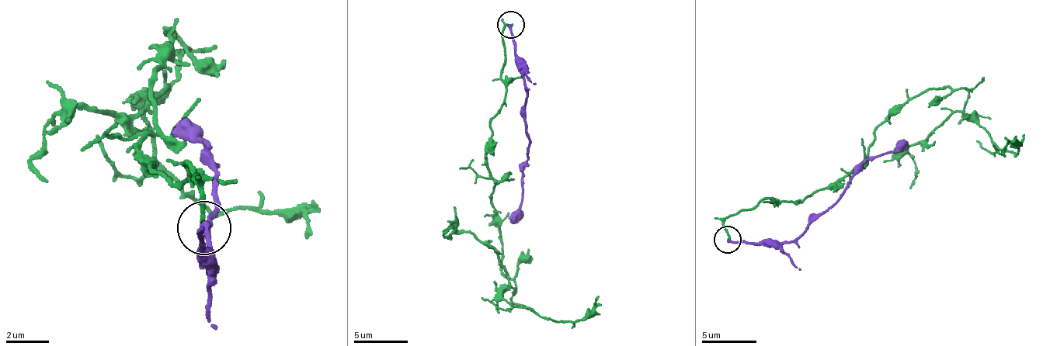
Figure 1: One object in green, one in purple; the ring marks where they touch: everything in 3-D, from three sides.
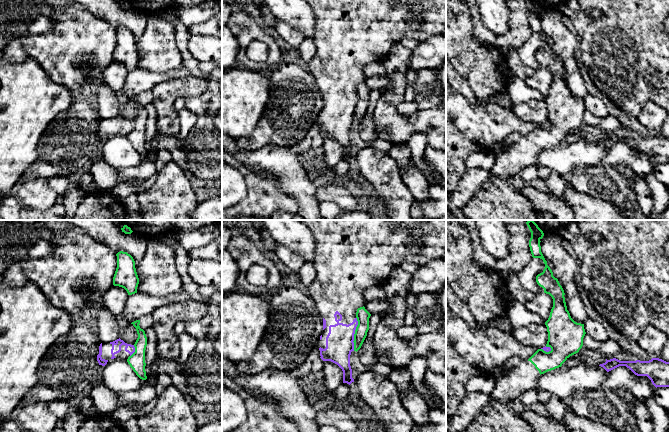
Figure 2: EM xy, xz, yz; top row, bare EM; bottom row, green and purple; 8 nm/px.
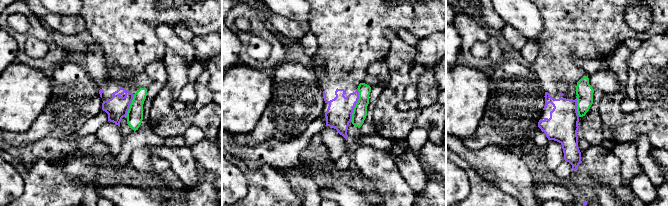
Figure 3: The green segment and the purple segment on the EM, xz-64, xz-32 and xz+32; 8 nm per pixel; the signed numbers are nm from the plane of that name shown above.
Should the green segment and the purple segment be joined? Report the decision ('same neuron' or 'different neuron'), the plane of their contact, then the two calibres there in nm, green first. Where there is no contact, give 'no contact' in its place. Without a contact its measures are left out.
different neuron; meets green in xz; 110 nm thick on the green side, 220 nm on the other

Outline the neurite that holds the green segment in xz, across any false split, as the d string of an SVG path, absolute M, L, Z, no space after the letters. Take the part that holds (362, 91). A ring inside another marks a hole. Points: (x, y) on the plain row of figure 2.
M360 83L357 85L356 88L356 94L358 97L358 101L356 103L355 106L355 110L354 110L354 127L358 127L366 112L367 112L367 108L369 106L369 94L370 94L371 90L365 85L365 83Z

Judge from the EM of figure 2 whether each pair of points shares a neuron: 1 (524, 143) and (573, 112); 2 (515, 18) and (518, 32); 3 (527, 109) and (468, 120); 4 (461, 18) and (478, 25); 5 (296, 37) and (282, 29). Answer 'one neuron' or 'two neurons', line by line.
1: one neuron
2: one neuron
3: two neurons
4: two neurons
5: one neuron

